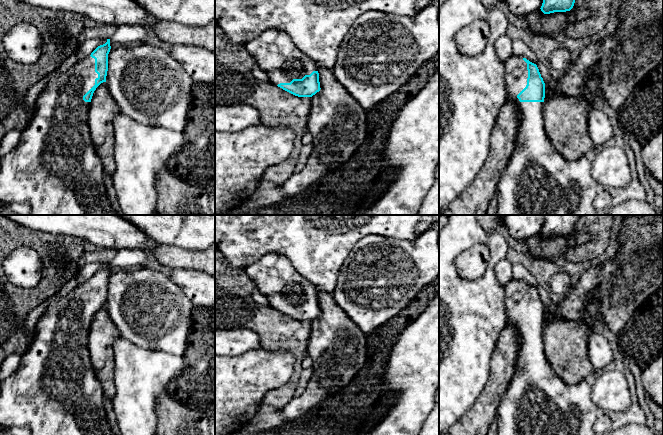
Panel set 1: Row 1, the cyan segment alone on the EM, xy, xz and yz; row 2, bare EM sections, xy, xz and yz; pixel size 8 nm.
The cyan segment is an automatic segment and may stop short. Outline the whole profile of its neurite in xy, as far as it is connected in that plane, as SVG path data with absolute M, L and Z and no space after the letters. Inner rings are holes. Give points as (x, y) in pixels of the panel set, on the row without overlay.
M110 263L69 294L53 299L35 326L35 335L21 356L17 370L2 381L0 425L28 428L31 435L114 435L104 409L103 388L95 375L88 349L88 335L96 312L106 306Z

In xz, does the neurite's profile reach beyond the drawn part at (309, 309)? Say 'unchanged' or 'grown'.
grown

